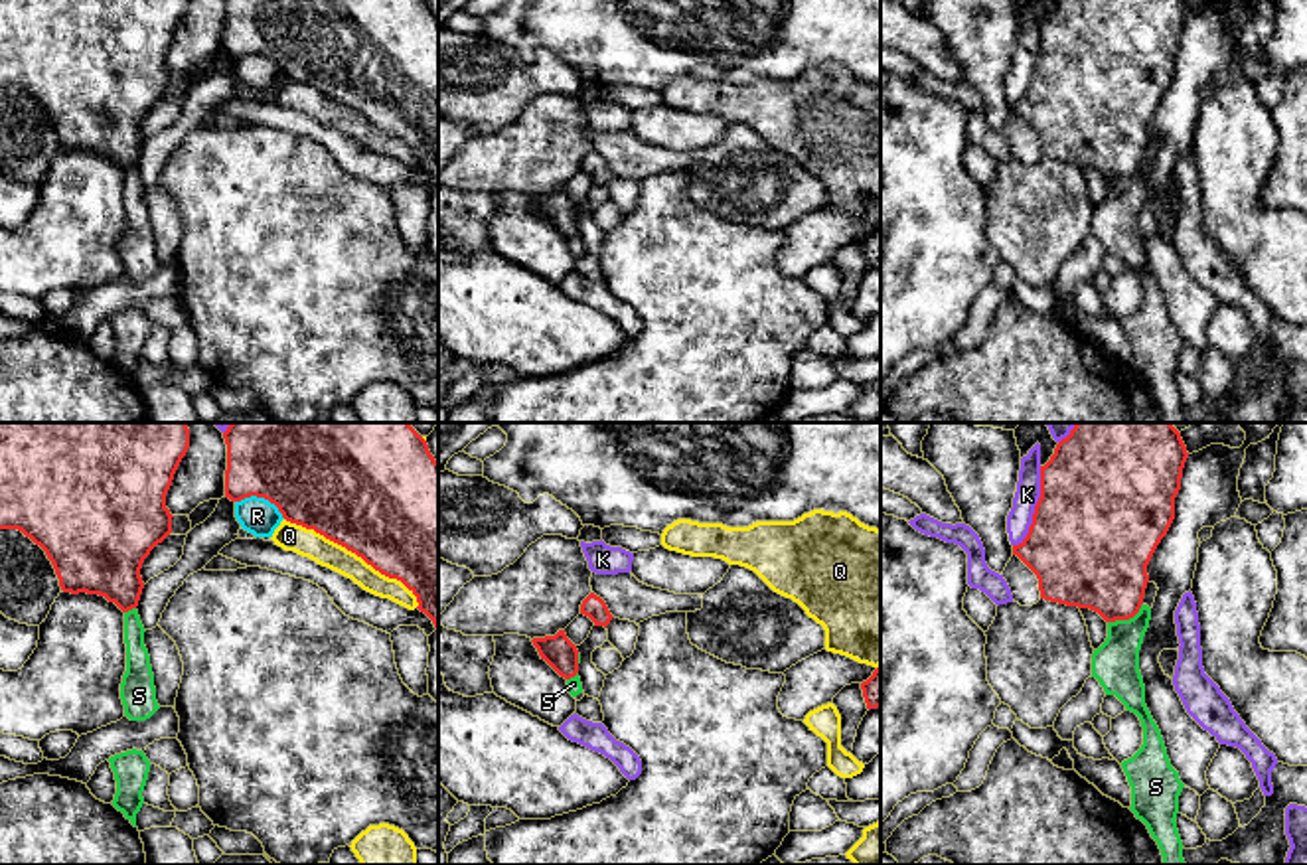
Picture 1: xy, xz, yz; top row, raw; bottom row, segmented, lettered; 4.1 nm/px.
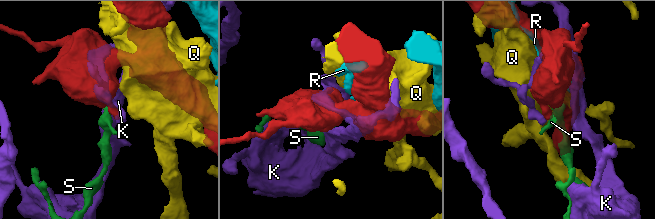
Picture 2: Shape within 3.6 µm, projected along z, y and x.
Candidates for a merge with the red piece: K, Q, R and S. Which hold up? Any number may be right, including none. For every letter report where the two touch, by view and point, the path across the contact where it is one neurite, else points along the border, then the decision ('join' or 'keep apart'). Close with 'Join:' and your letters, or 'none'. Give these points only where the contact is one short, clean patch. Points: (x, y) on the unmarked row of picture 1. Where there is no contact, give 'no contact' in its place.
K: contact yz (1035, 66); keep apart
Q: contact xy (354, 109); keep apart
R: contact xy (261, 54); keep apart
S: contact yz (1126, 176); border yz (1142, 160), (1132, 174), (1108, 180); keep apart
Join: none

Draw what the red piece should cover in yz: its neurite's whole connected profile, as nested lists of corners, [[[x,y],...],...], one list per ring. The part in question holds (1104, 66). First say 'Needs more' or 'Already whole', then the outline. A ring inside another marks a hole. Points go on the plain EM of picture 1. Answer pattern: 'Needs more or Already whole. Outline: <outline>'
Already whole. Outline: [[[1058,0],[1040,24],[1040,55],[1029,91],[1013,103],[1013,113],[1037,132],[1040,156],[1090,166],[1106,180],[1133,176],[1149,140],[1147,122],[1175,77],[1187,16],[1185,0]]]

